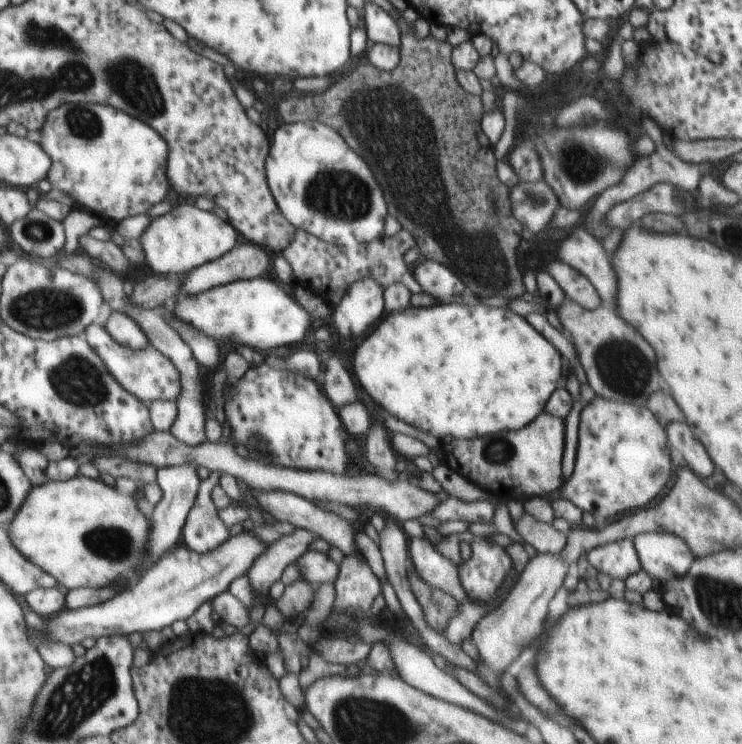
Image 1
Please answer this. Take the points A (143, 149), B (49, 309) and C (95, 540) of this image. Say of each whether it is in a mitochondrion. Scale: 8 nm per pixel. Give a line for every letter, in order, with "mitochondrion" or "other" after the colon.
A: other
B: mitochondrion
C: mitochondrion

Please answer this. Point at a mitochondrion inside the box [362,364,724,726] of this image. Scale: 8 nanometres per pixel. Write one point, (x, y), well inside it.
(497, 451)

